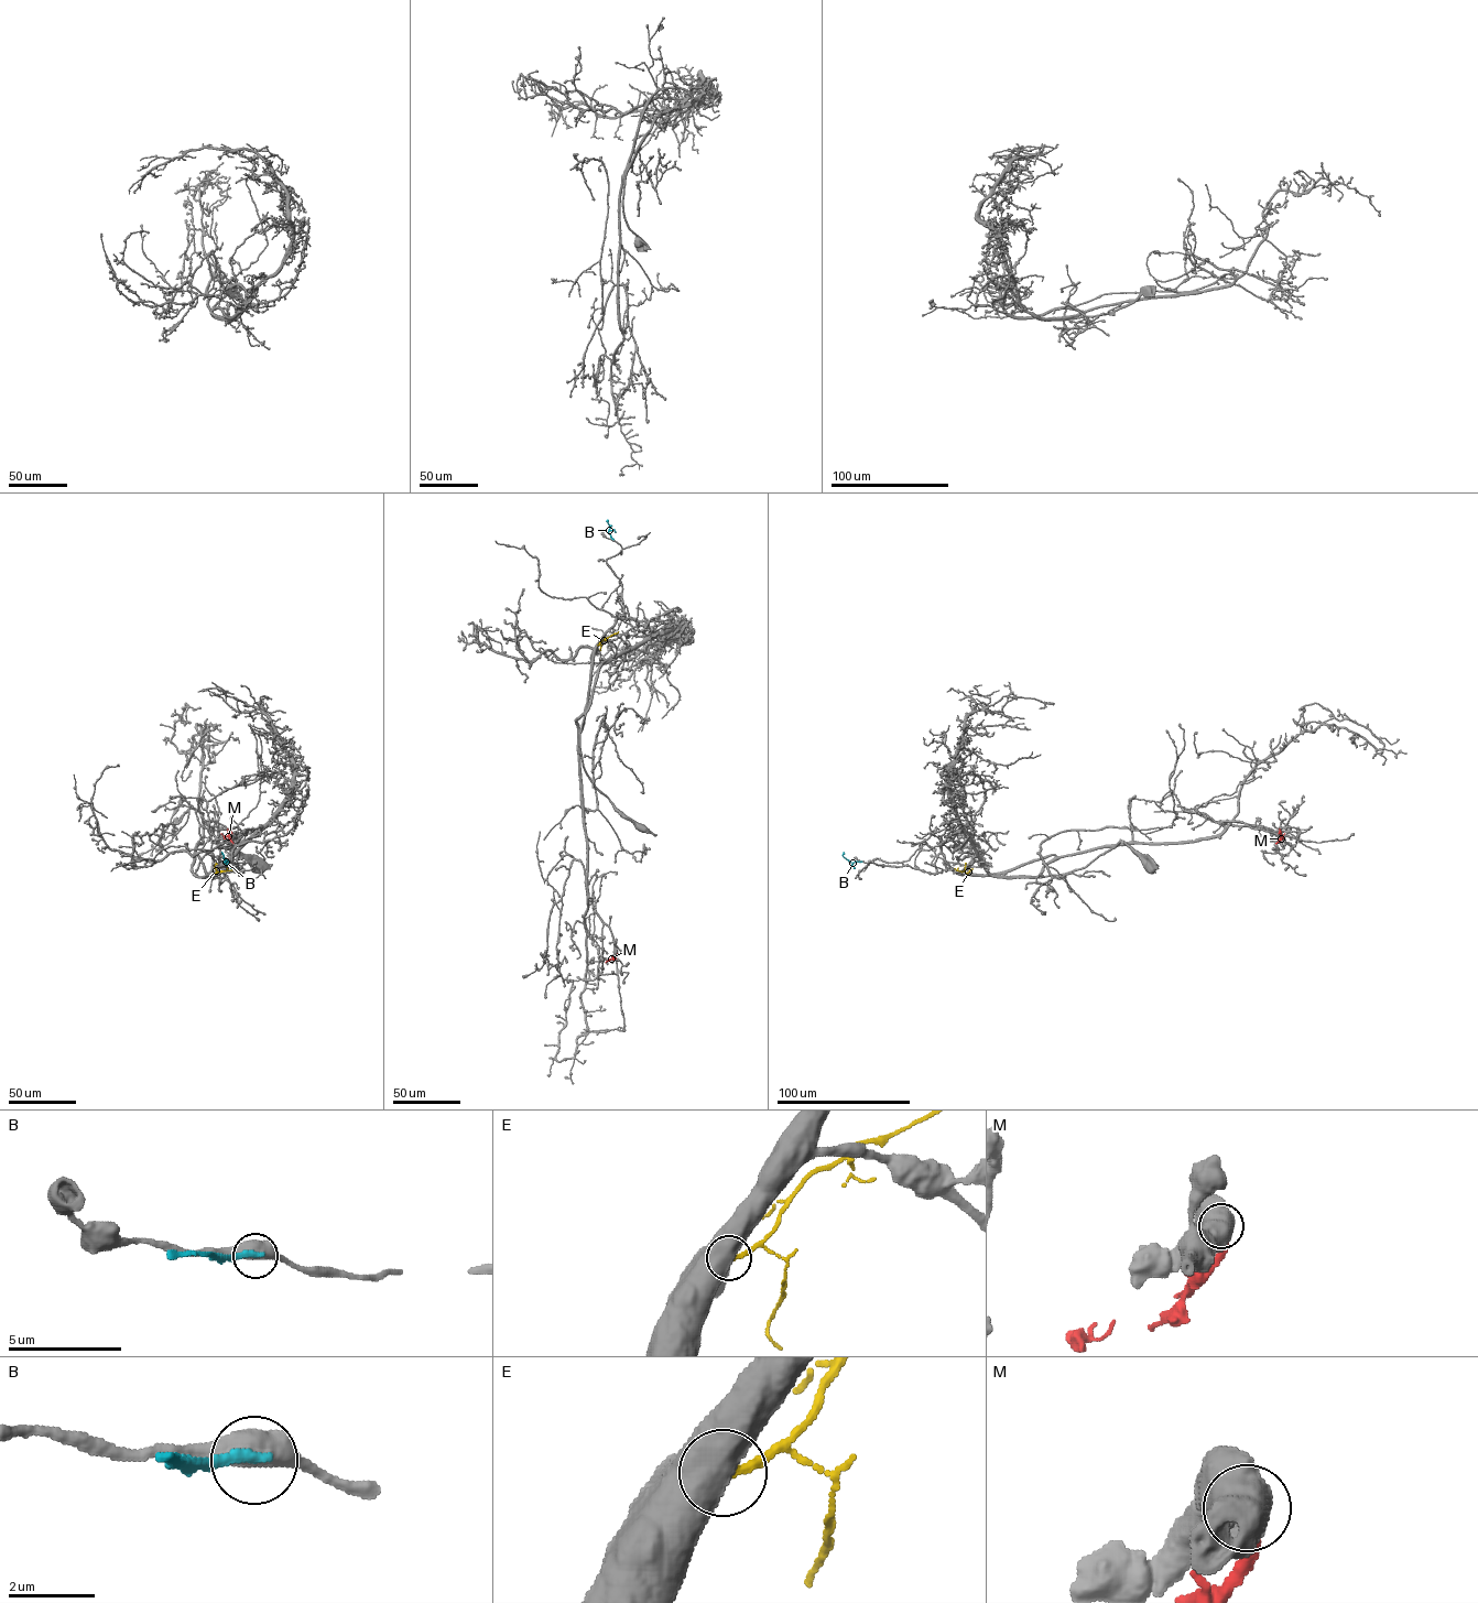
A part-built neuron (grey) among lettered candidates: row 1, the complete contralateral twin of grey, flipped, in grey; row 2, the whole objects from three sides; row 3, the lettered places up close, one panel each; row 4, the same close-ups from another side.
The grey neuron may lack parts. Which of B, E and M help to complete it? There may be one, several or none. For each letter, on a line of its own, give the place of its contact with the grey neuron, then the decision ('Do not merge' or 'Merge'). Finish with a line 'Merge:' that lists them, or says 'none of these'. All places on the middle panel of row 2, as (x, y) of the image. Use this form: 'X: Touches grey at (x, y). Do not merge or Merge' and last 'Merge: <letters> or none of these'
B: Touches grey at (613, 539). Do not merge
E: Touches grey at (597, 645). Do not merge
M: Touches grey at (617, 953). Do not merge
Merge: none of these

